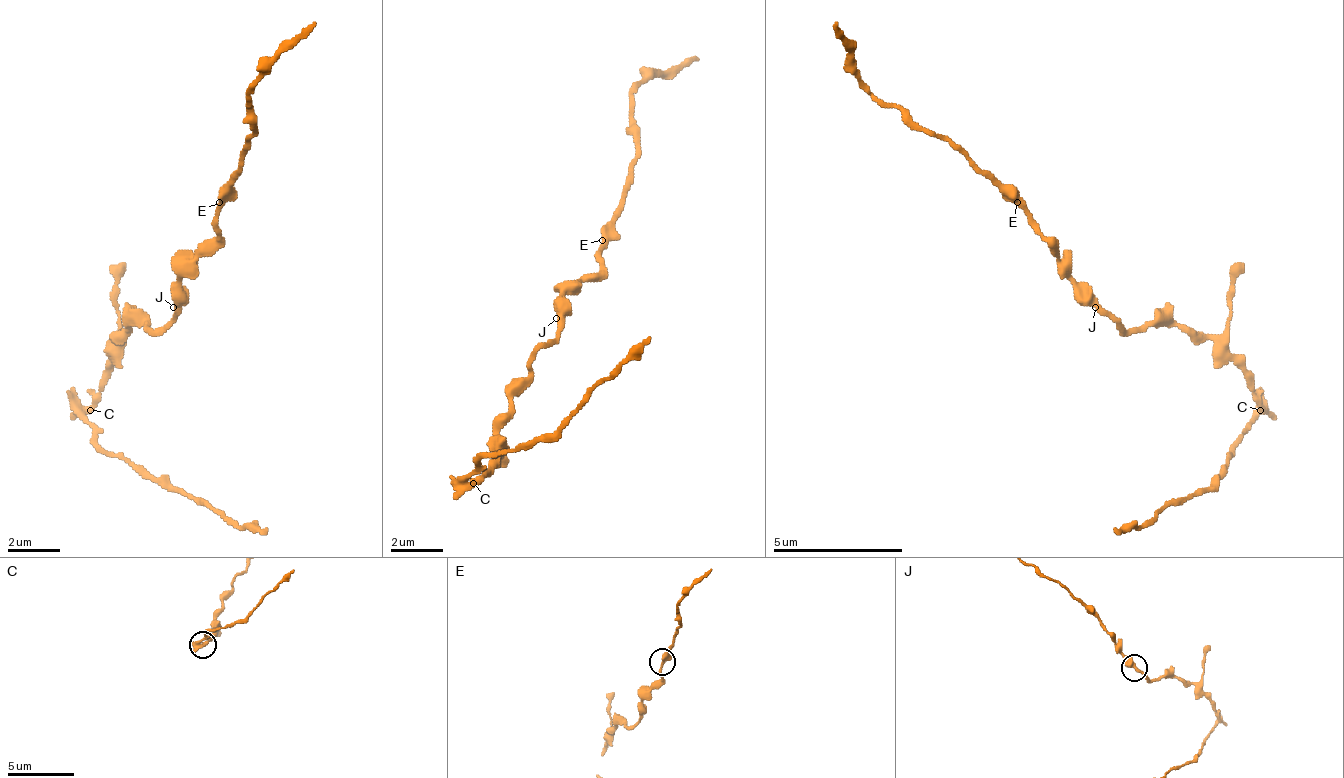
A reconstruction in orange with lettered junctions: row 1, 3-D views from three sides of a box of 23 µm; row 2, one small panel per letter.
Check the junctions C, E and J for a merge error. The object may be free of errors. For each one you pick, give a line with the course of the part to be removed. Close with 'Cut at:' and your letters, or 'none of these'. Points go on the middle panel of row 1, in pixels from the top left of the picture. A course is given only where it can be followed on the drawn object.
C: Course of the part to remove: (471, 481), (484, 455), (556, 429), (647, 338)
Cut at: C

